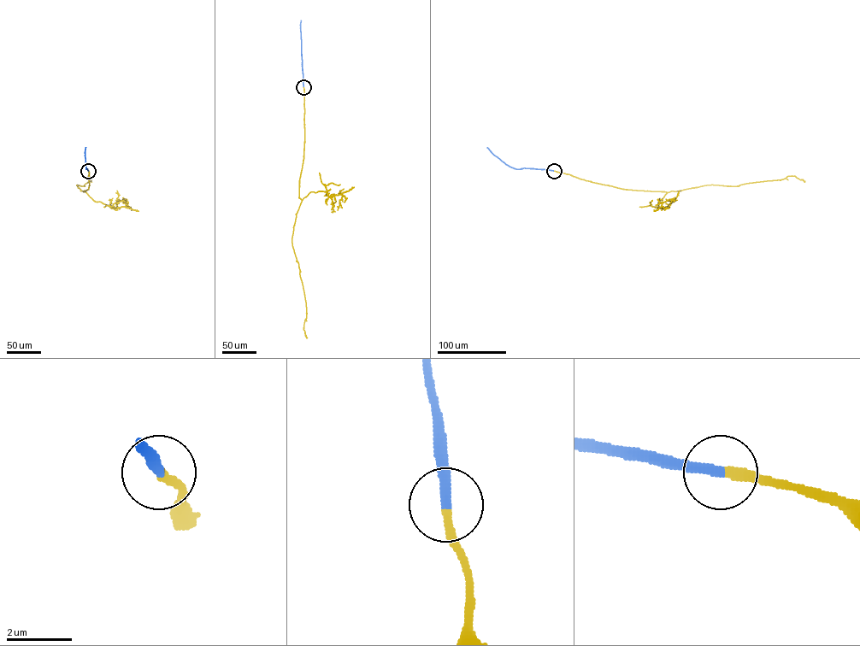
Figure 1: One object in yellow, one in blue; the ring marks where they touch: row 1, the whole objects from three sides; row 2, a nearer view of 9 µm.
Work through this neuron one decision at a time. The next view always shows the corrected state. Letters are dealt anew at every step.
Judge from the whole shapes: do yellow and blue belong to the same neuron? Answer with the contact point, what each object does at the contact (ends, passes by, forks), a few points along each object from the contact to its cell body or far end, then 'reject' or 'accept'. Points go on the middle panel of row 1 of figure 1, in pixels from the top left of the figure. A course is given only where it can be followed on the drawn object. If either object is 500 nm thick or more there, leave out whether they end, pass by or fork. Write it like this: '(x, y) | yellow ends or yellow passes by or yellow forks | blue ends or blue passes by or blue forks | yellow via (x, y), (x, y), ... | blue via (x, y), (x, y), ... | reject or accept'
(303, 87) | yellow ends | blue ends | yellow via (303, 87), (304, 142), (299, 186), (302, 202), (296, 214), (291, 241), (306, 302), (303, 329), (307, 337) | blue via (303, 87), (301, 20) | accept

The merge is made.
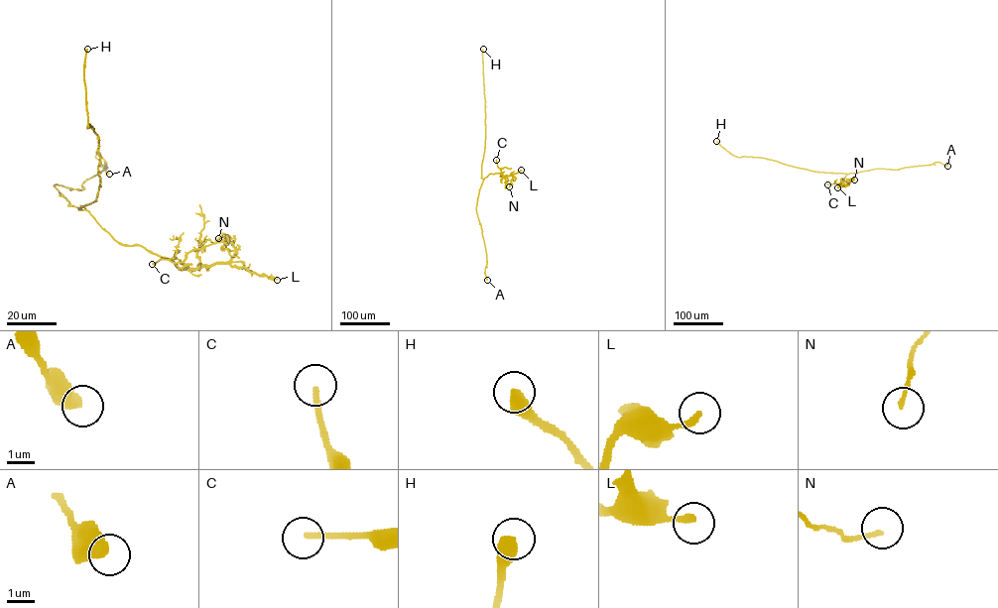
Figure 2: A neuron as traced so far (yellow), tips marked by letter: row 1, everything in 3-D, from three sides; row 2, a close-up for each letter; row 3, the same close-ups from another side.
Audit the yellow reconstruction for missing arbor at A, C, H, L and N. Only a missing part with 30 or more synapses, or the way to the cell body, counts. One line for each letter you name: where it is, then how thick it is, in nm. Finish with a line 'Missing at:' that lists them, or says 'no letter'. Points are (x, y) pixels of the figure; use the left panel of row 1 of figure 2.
C: (152, 264) | 200 nm
H: (87, 49) | 550 nm
Missing at: C, H

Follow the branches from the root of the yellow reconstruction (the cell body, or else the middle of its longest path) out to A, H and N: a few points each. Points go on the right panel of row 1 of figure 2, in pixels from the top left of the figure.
A: (832, 173), (898, 170), (935, 162), (947, 166)
H: (832, 173), (763, 158), (736, 157), (716, 141)
N: (832, 173), (847, 174), (841, 181), (842, 185), (847, 180), (854, 180)

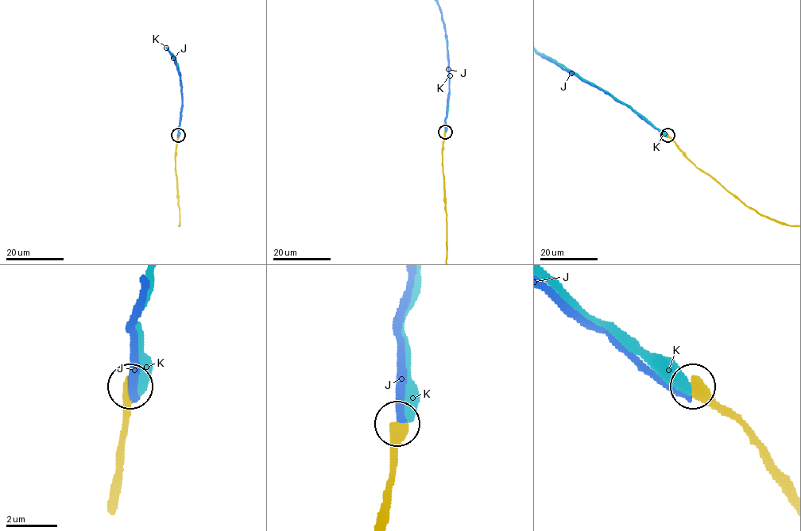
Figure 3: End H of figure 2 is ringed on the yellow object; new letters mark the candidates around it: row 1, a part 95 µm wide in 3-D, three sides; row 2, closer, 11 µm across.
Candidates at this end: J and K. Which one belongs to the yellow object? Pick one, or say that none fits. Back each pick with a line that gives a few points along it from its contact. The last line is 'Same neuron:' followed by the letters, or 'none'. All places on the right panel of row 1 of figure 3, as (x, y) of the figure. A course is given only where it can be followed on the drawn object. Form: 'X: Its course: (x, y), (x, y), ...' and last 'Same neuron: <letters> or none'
Same neuron: none

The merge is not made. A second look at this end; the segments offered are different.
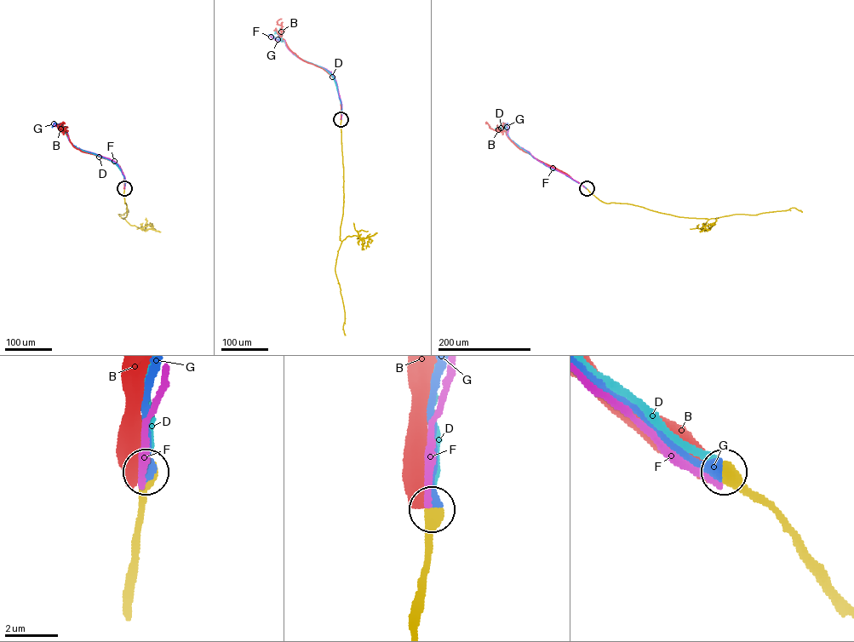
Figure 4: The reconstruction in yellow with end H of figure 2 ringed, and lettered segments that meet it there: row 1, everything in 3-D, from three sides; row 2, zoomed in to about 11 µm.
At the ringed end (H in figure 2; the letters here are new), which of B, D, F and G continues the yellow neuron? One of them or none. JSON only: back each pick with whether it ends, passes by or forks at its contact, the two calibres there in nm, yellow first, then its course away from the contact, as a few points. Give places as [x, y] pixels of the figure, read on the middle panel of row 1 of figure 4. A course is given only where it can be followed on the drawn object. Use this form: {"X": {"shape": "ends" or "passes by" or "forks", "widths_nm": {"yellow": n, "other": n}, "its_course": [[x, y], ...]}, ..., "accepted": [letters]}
{"G": {"shape": "ends", "widths_nm": {"yellow": 550, "other": 480}, "its_course": [[341, 119], [341, 103], [335, 77], [326, 70], [296, 56], [283, 39], [268, 34]]}, "accepted": ["G"]}

